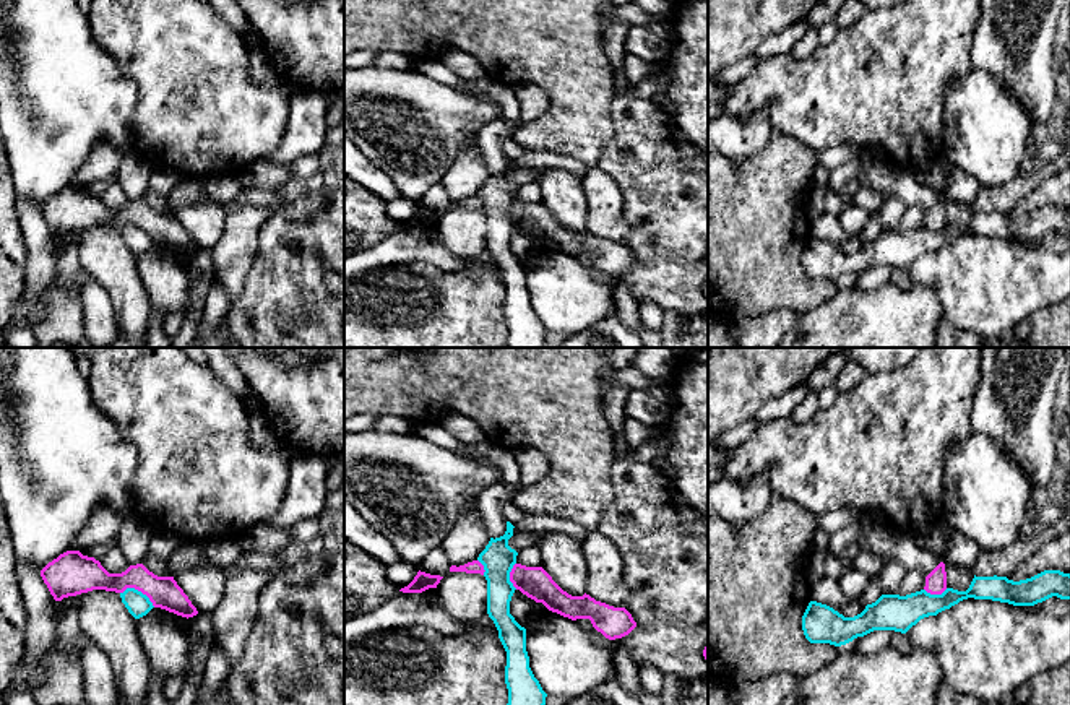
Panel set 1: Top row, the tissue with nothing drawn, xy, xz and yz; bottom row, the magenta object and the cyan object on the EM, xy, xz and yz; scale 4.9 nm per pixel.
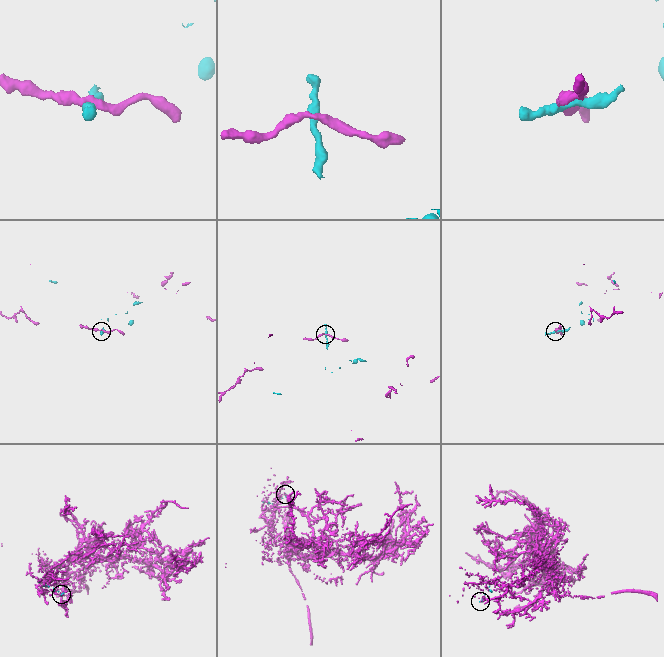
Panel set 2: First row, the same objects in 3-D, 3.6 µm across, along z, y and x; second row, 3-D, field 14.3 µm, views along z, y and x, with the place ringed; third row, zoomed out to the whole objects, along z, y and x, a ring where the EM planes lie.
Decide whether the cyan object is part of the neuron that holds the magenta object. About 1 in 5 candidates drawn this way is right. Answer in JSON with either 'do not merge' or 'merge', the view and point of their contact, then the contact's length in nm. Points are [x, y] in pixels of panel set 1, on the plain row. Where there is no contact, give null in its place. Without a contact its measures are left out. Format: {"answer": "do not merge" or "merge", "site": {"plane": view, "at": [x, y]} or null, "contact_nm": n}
{"answer": "do not merge", "site": {"plane": "xy", "at": [138, 226]}, "contact_nm": 190}

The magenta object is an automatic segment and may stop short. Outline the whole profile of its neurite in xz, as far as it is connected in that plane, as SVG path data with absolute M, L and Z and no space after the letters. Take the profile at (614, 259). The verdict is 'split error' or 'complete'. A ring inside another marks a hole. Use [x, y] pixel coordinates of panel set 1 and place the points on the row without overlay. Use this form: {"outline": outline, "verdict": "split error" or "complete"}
{"outline": "M515 200L510 208L510 218L523 231L536 239L542 239L552 249L572 257L589 255L593 263L609 276L622 275L636 263L625 244L609 242L586 229L572 232L542 203Z", "verdict": "complete"}

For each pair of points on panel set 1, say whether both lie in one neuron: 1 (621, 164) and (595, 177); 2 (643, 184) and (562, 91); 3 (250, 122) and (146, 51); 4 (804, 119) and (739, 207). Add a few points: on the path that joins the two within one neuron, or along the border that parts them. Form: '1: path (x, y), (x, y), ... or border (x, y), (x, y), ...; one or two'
1: border (596, 166), (621, 190), (622, 207); two
2: border (612, 104), (612, 137), (604, 145), (596, 164); two
3: path (224, 111), (172, 59); one
4: border (775, 127), (815, 153); two

